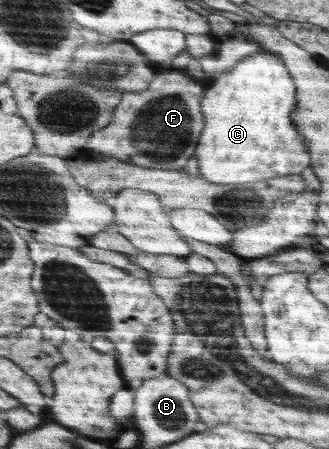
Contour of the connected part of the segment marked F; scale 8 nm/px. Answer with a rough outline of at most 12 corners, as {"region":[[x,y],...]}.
{"region":[[180,70],[121,96],[86,148],[184,169],[205,89]]}

